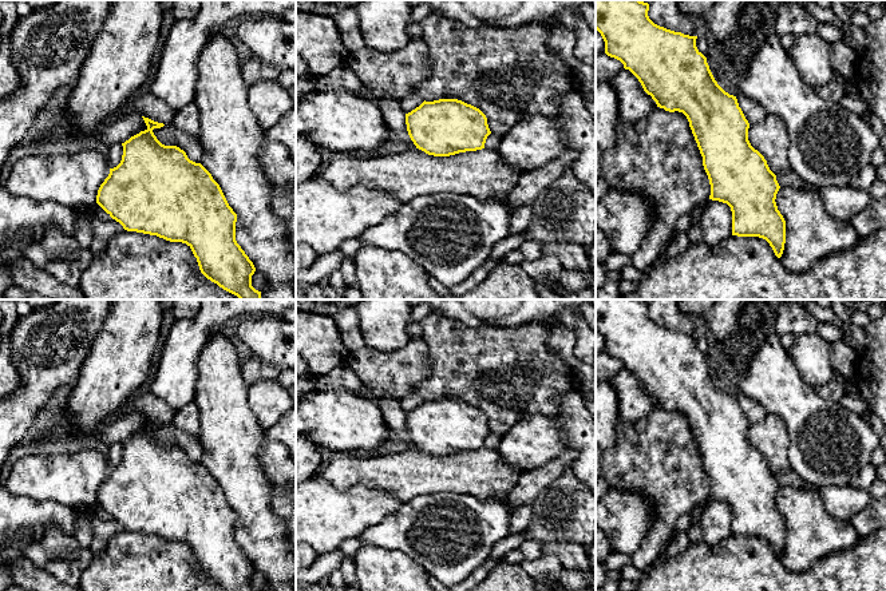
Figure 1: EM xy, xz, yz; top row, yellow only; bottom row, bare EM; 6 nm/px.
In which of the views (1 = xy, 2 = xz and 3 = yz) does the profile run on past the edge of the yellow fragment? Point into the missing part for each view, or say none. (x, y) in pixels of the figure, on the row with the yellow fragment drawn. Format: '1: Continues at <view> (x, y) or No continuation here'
1: No continuation here
2: No continuation here
3: No continuation here

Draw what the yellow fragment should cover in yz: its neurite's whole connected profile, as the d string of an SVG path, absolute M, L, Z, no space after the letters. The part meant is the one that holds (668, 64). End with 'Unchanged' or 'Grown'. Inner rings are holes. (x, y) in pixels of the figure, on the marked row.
M596 0L596 29L605 41L605 53L620 60L624 68L638 79L657 107L669 112L679 111L687 116L709 179L709 199L727 203L731 207L732 235L763 238L780 258L786 243L786 221L775 202L780 186L764 156L748 140L749 123L739 107L736 96L725 92L715 80L707 57L696 47L697 36L684 35L654 24L649 19L648 11L649 4L641 0Z. Unchanged

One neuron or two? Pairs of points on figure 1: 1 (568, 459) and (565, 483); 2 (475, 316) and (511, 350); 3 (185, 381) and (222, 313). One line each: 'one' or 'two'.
1: two
2: two
3: one

